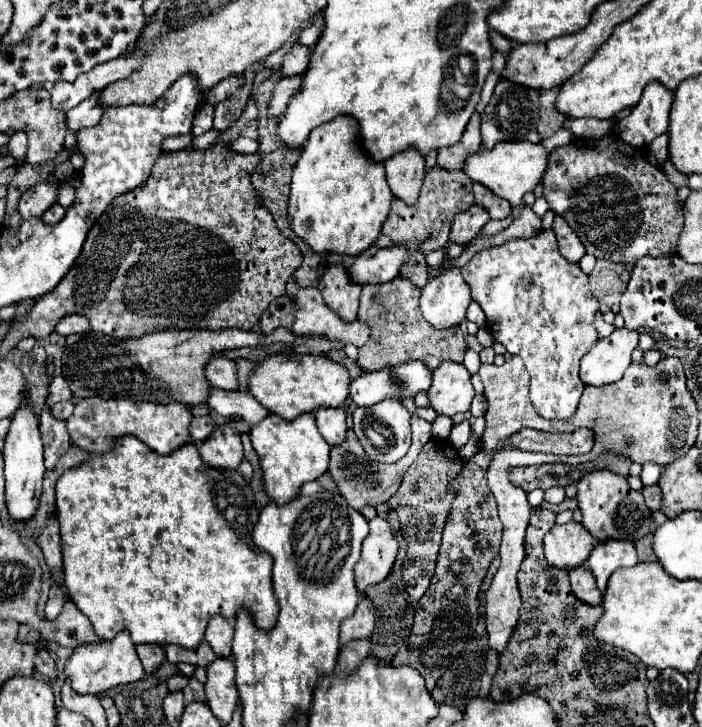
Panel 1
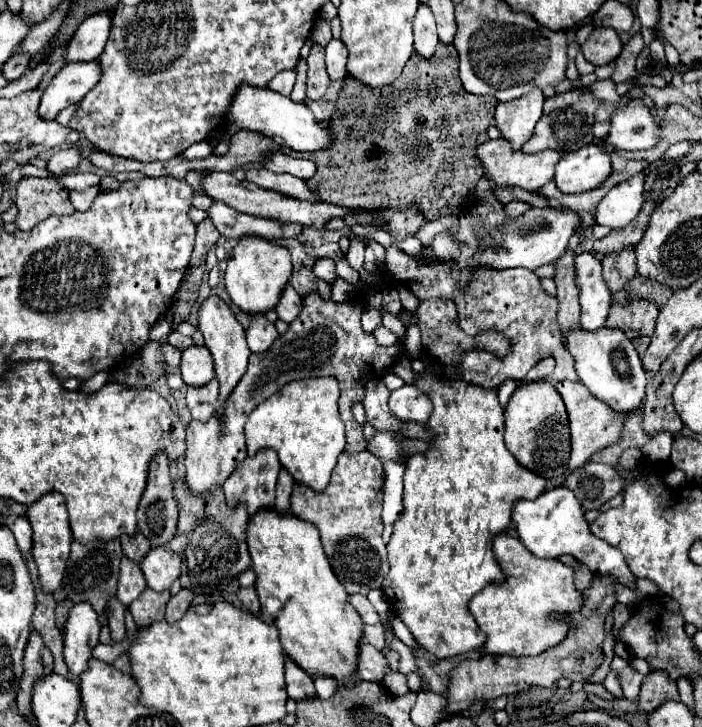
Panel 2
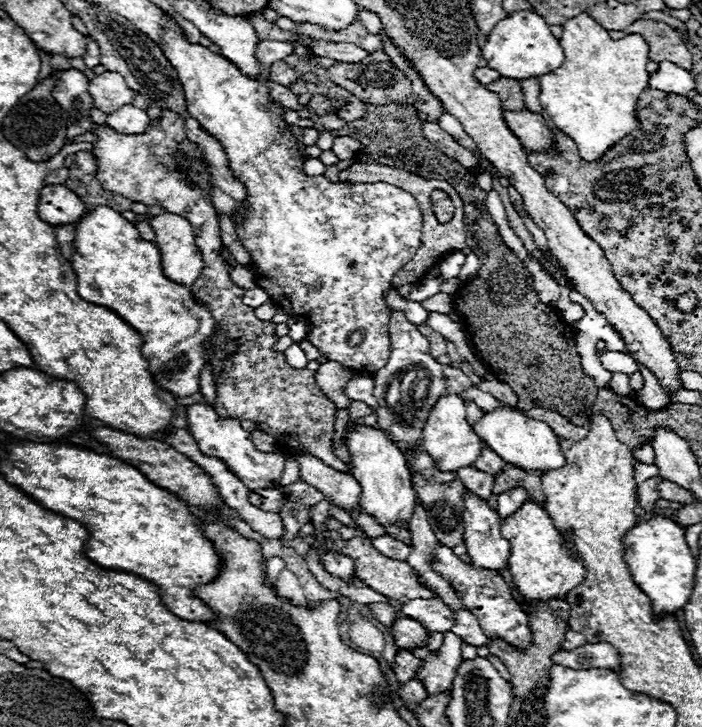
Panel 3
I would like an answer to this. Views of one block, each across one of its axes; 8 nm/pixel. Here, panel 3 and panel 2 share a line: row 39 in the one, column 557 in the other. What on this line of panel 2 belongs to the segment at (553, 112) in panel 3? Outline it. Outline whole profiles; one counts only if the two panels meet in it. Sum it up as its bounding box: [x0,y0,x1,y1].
[468,534,582,658]

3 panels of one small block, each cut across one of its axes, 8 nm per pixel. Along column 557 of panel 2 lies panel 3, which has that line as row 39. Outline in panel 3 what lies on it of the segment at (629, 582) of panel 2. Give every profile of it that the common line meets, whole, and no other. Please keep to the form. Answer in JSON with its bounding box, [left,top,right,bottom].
[482,10,564,80]

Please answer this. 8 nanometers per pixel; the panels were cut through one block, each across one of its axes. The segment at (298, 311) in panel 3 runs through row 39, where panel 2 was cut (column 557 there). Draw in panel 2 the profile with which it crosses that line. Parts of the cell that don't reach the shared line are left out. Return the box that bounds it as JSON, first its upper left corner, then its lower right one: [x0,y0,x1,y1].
[554,144,612,194]

